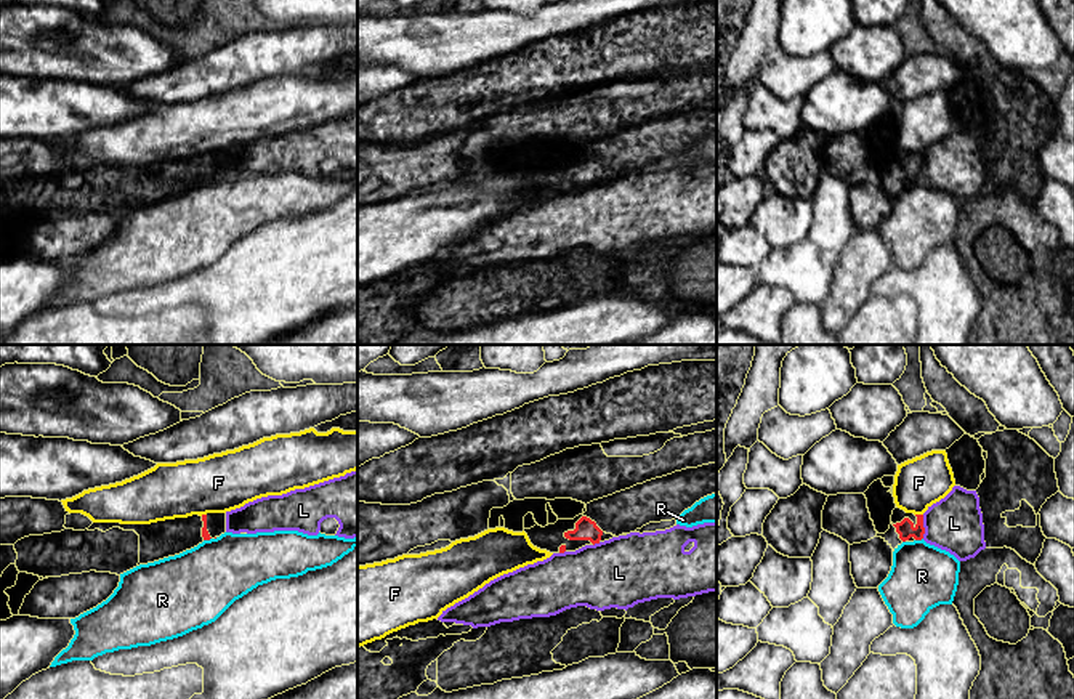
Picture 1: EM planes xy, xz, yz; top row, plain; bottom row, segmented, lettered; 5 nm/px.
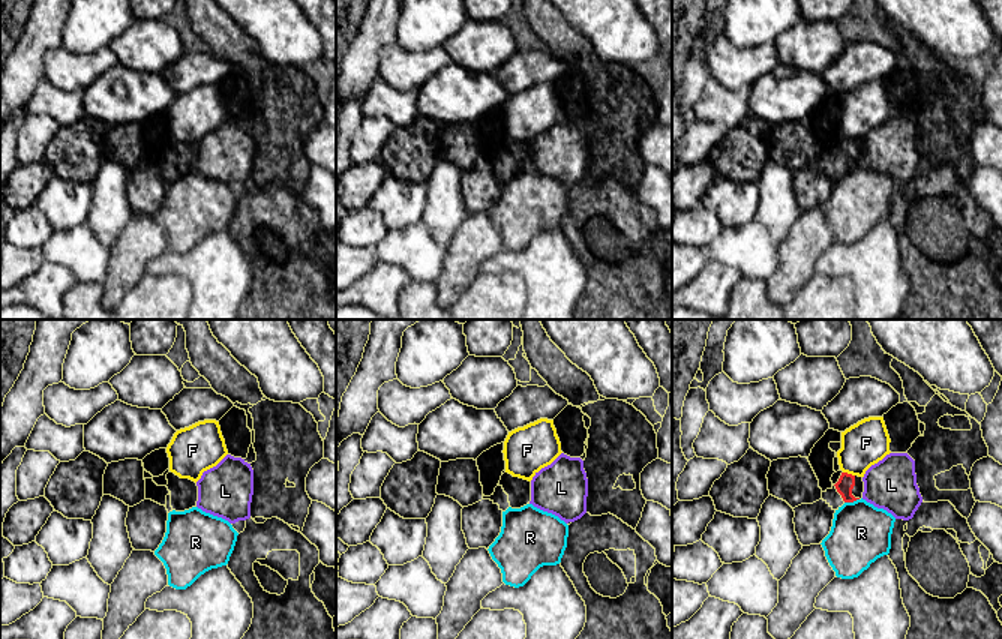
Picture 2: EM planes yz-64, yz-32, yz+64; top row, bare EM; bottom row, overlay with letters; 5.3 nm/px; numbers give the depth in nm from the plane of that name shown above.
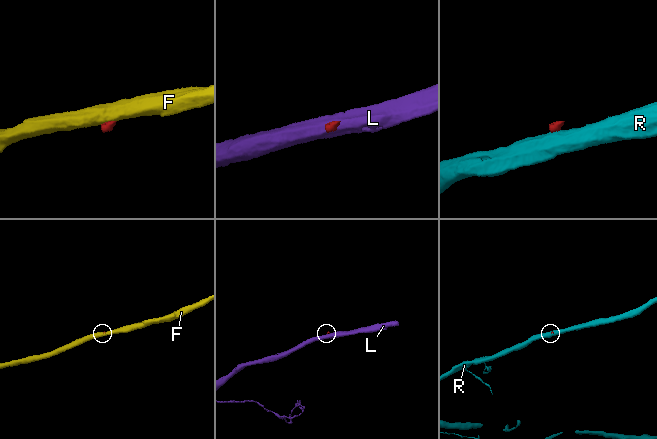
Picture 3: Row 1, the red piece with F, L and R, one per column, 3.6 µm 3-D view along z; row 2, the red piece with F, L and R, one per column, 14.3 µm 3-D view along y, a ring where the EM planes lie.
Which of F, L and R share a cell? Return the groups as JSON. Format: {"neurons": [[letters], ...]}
{"neurons": [["F"], ["L"], ["R"]]}

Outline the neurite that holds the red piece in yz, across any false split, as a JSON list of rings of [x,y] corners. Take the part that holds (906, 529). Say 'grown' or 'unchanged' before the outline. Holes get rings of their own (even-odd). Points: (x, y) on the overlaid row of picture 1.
grown; [[[894,508],[891,523],[902,542],[922,540],[925,534],[923,515],[906,513],[901,508]]]

